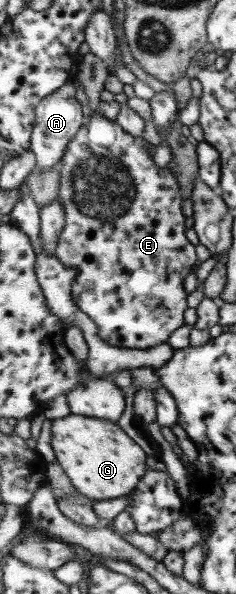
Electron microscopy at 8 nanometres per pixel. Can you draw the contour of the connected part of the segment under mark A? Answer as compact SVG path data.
M76 80L69 83L55 94L48 95L43 98L36 109L36 125L32 133L32 147L37 158L37 167L41 171L50 169L57 165L64 158L68 145L73 141L77 132L89 123L90 116L84 114L82 103L77 101L77 90L80 86L80 81Z

